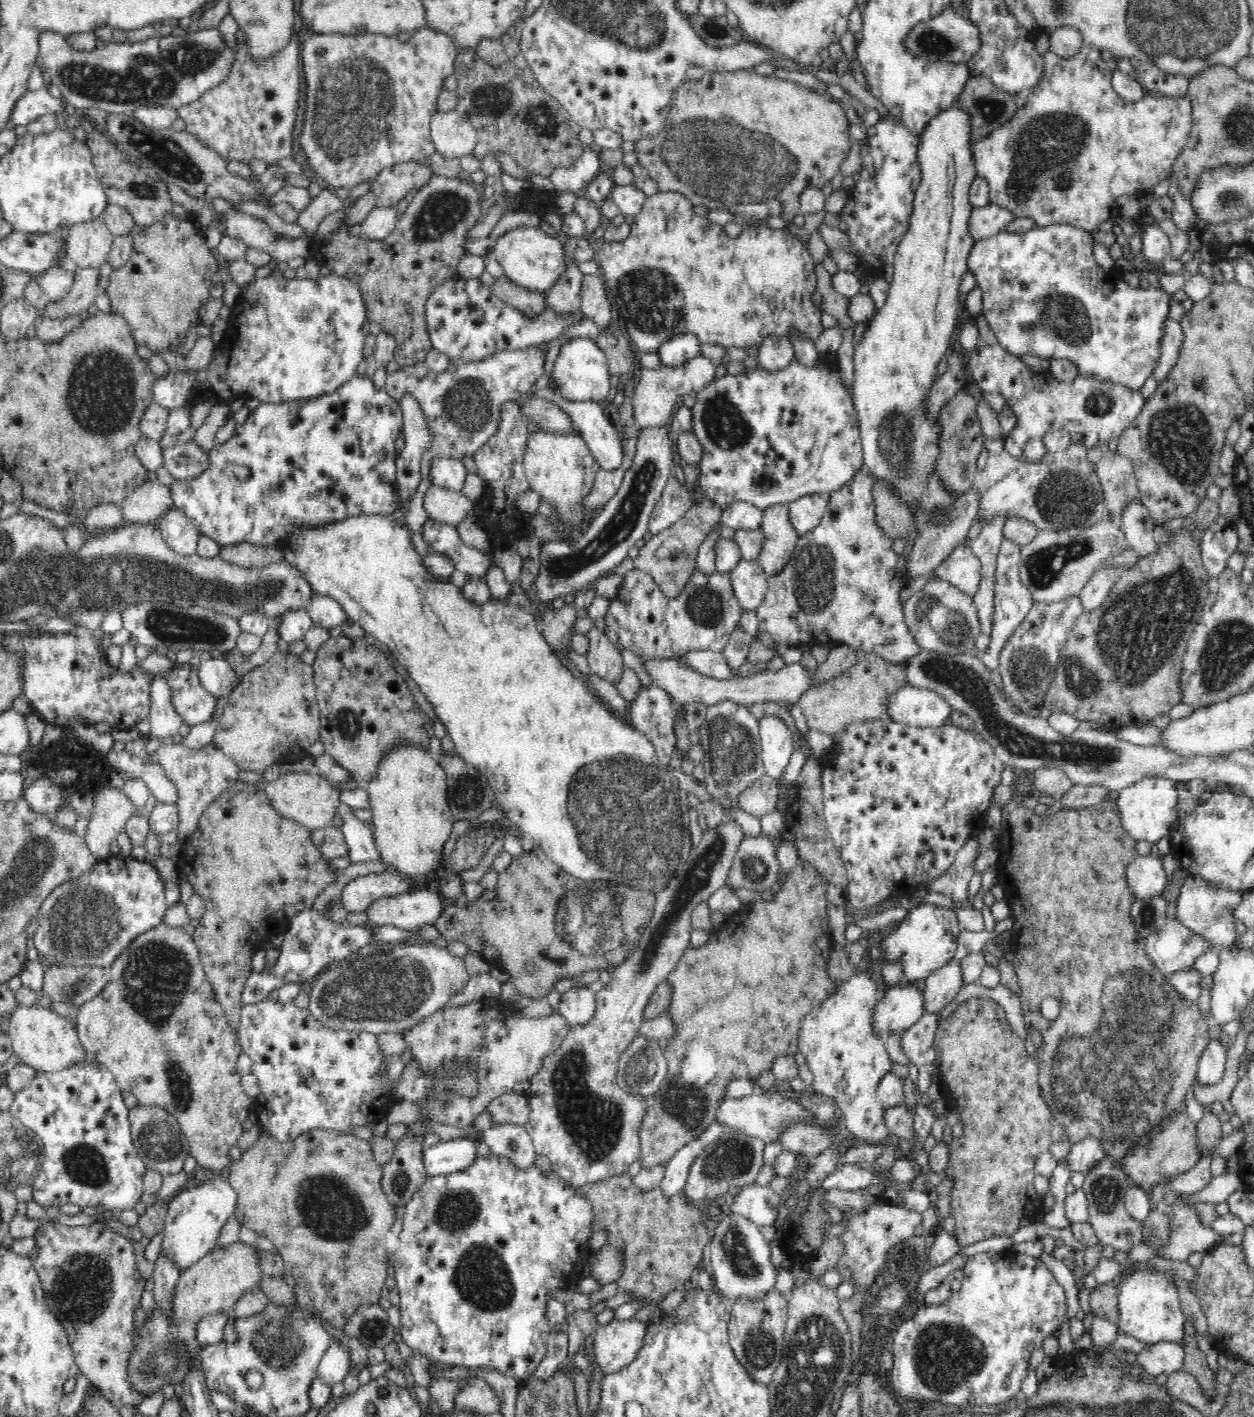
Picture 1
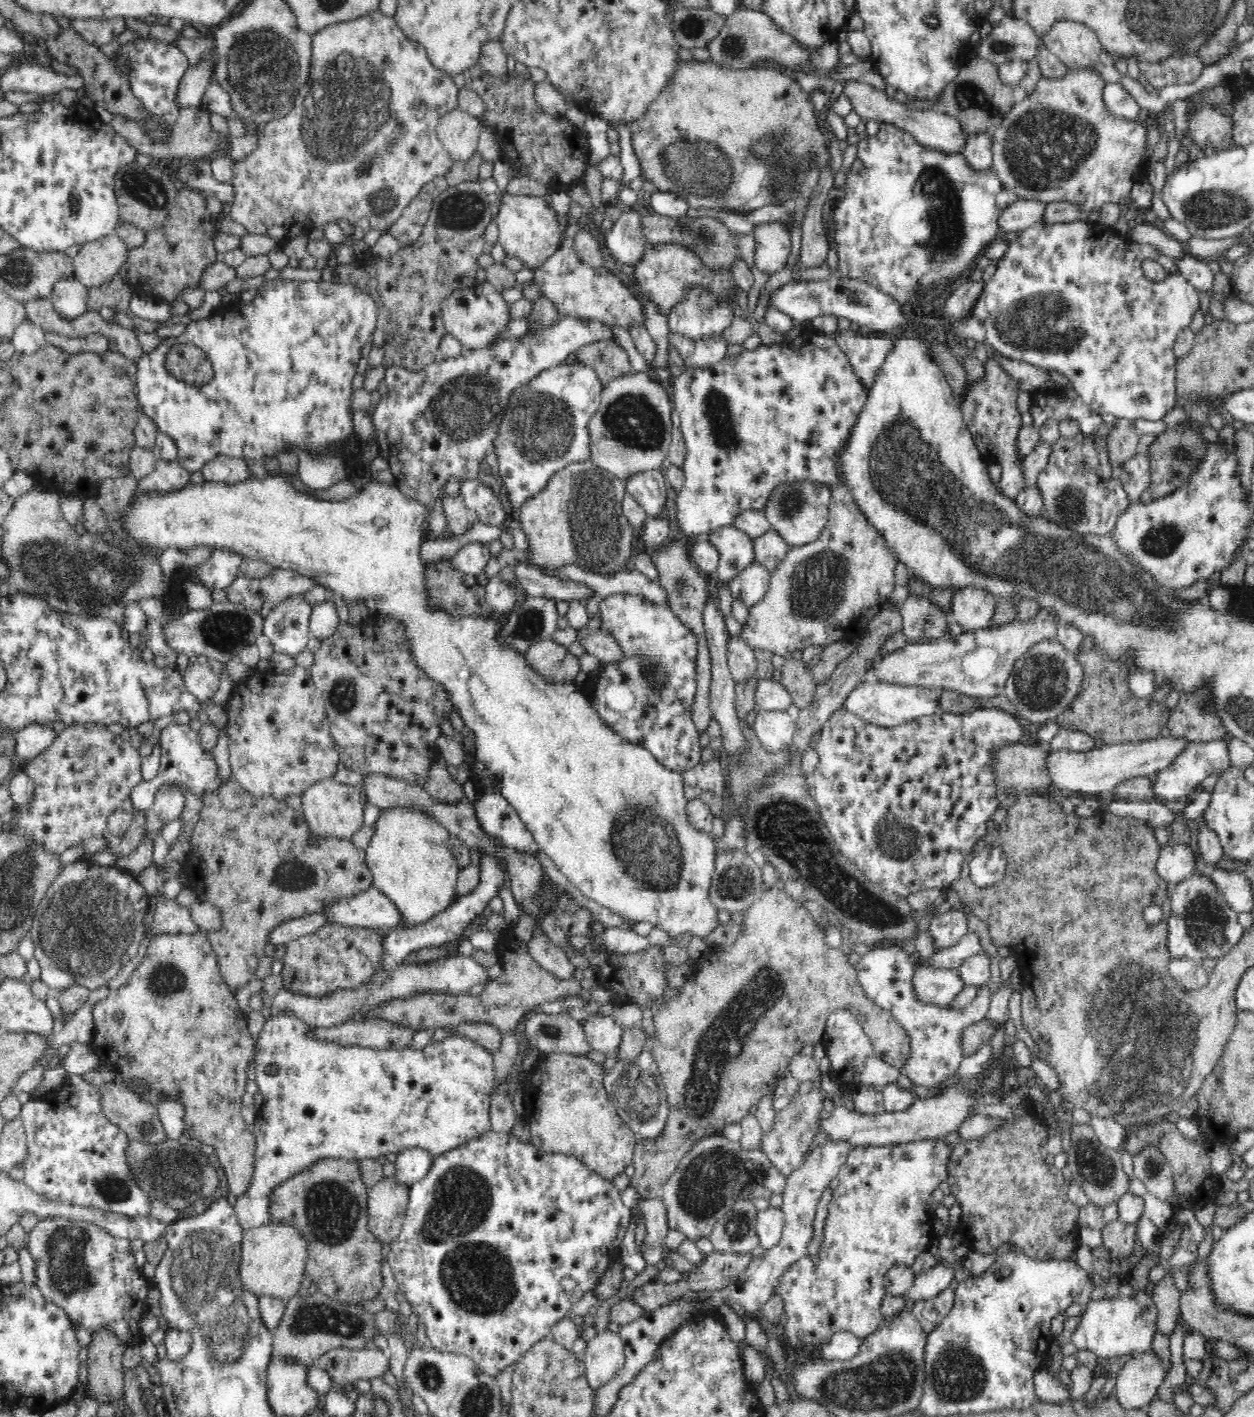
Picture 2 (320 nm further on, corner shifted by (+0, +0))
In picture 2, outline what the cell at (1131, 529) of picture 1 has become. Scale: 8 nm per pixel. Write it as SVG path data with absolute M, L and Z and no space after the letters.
M1138 452L1123 465L1120 481L1129 504L1136 505L1151 481L1150 467L1144 452Z

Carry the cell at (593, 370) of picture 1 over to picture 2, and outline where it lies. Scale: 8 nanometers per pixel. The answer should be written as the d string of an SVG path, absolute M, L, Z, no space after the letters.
M577 360L575 364L560 363L549 368L510 396L493 450L497 456L499 477L506 488L513 514L516 515L521 504L546 484L547 478L554 471L564 468L568 463L589 459L589 434L586 425L598 409L603 388L596 370Z

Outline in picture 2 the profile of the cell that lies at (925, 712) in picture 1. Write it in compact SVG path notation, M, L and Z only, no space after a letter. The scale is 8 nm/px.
M868 680L856 685L843 706L864 721L882 727L910 723L921 717L930 717L940 711L939 692L928 687L901 685L890 681Z

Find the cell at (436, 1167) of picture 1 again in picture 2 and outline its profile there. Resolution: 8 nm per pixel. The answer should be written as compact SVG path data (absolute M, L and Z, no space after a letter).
M410 1147L402 1149L396 1156L395 1174L398 1181L410 1186L422 1180L432 1168L434 1156L428 1149Z

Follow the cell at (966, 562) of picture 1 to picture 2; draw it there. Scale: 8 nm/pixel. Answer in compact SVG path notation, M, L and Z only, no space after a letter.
M966 585L952 595L950 613L963 632L989 627L995 596L984 587Z

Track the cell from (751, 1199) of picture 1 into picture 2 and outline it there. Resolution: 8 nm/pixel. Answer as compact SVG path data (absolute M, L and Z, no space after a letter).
M764 1208L756 1214L755 1232L760 1246L765 1250L775 1248L782 1239L785 1228L785 1213L780 1208Z

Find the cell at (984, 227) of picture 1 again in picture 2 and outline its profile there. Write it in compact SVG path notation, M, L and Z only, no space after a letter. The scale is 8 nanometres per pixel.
M1016 199L998 215L997 225L1001 237L1010 237L1040 222L1045 206L1043 202Z

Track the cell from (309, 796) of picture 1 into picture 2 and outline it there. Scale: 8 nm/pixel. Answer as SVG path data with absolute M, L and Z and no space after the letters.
M333 778L318 780L310 784L300 796L300 811L308 828L316 836L336 836L348 838L363 824L362 791L357 786L341 784Z

